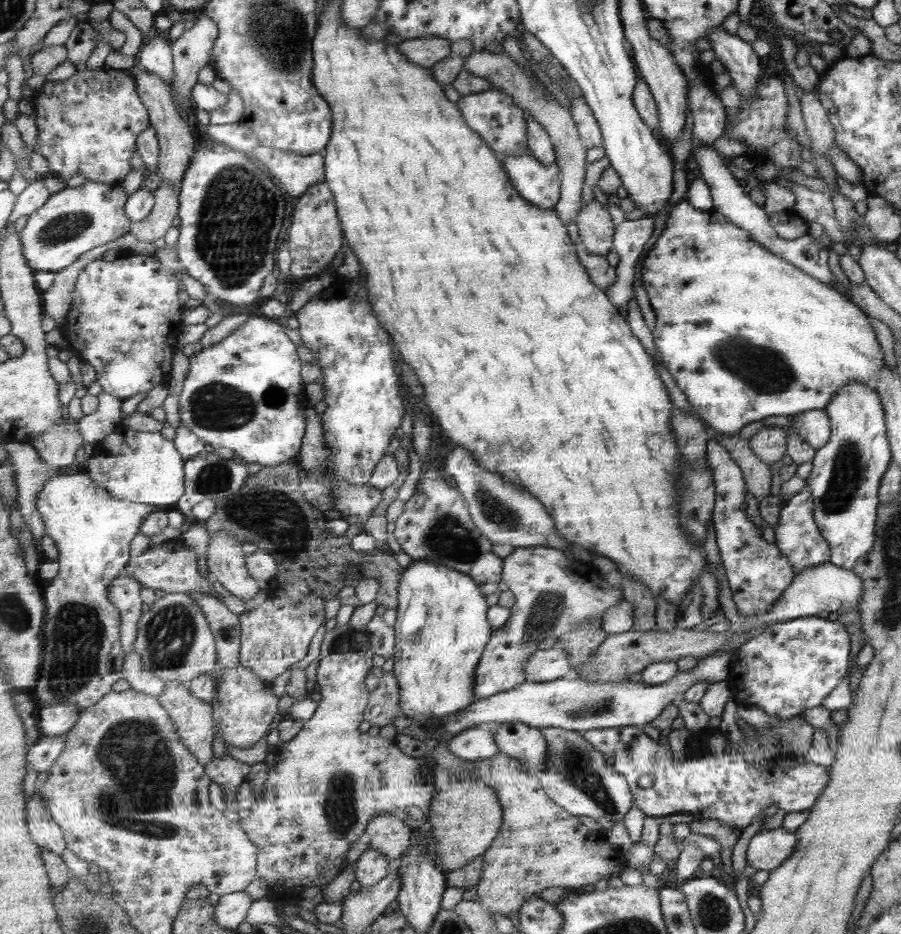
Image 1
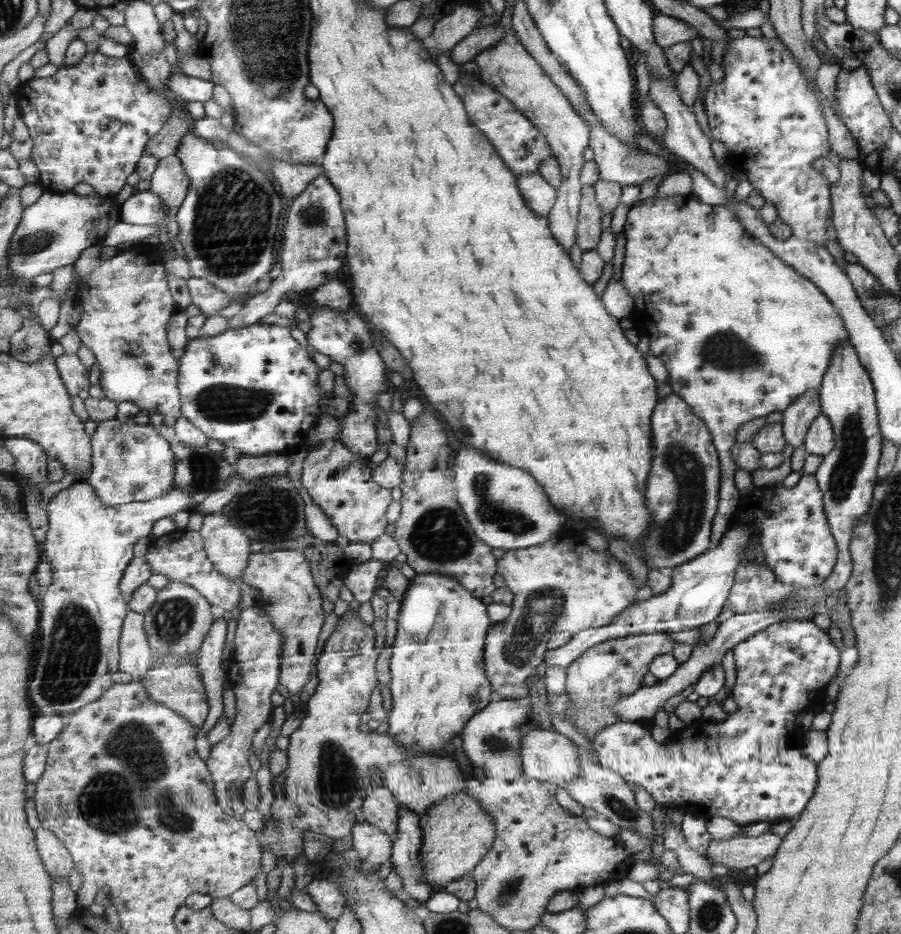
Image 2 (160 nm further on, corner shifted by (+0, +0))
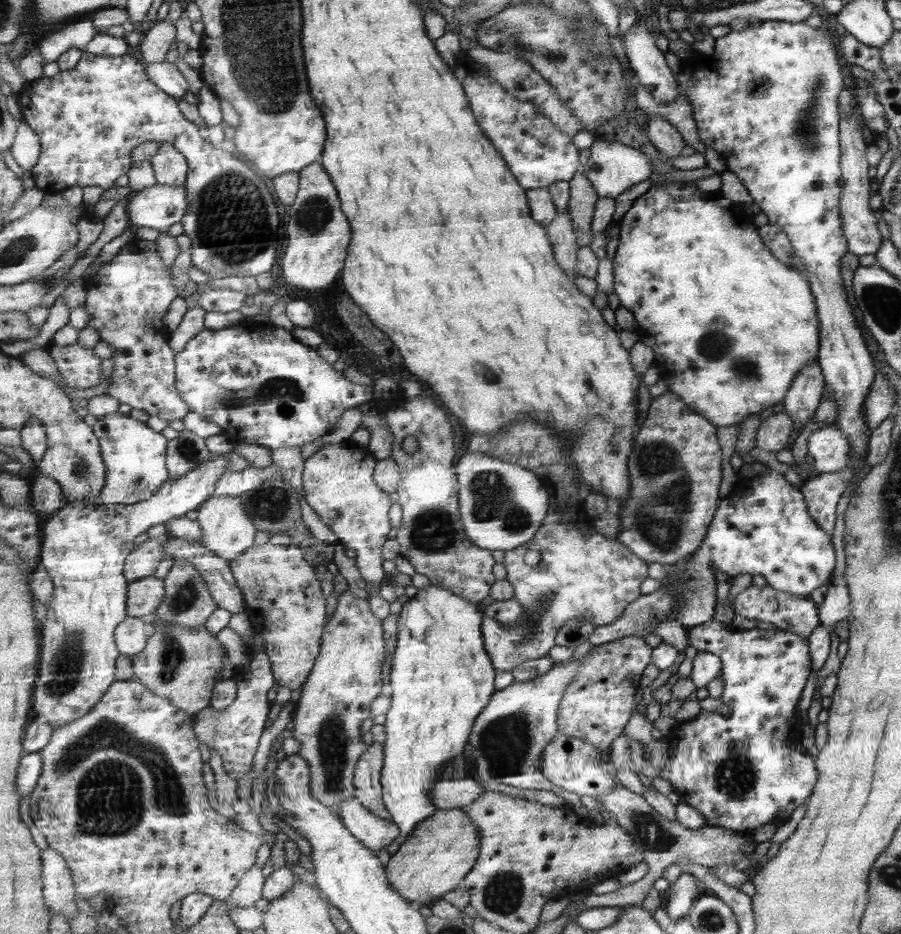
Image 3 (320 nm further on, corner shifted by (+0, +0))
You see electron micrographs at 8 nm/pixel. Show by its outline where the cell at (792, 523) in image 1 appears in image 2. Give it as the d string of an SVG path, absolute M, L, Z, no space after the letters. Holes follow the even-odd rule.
M802 473L797 484L791 488L783 488L780 484L755 487L750 496L741 497L739 507L730 518L730 525L718 547L707 549L699 557L670 569L671 582L663 592L629 606L611 624L575 633L565 646L549 649L545 660L547 666L567 669L589 649L609 640L654 632L691 630L713 621L727 600L736 568L742 561L742 552L745 552L751 536L757 545L755 552L763 558L764 565L774 572L775 578L792 589L822 584L835 568L839 552L824 514L823 496L811 475Z

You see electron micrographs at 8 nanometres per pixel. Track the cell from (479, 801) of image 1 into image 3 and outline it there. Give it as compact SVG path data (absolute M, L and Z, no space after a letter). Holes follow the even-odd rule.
M467 808L438 809L390 853L385 866L389 884L413 905L432 906L463 885L480 857L482 842L479 826L472 821Z

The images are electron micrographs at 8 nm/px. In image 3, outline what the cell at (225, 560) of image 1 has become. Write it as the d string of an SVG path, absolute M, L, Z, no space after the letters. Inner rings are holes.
M240 496L211 498L201 506L198 512L201 530L203 530L202 542L217 556L232 561L237 556L245 554L245 550L256 545L256 535L259 531L257 530L256 522L249 518L248 512L245 511L244 503L241 502Z

